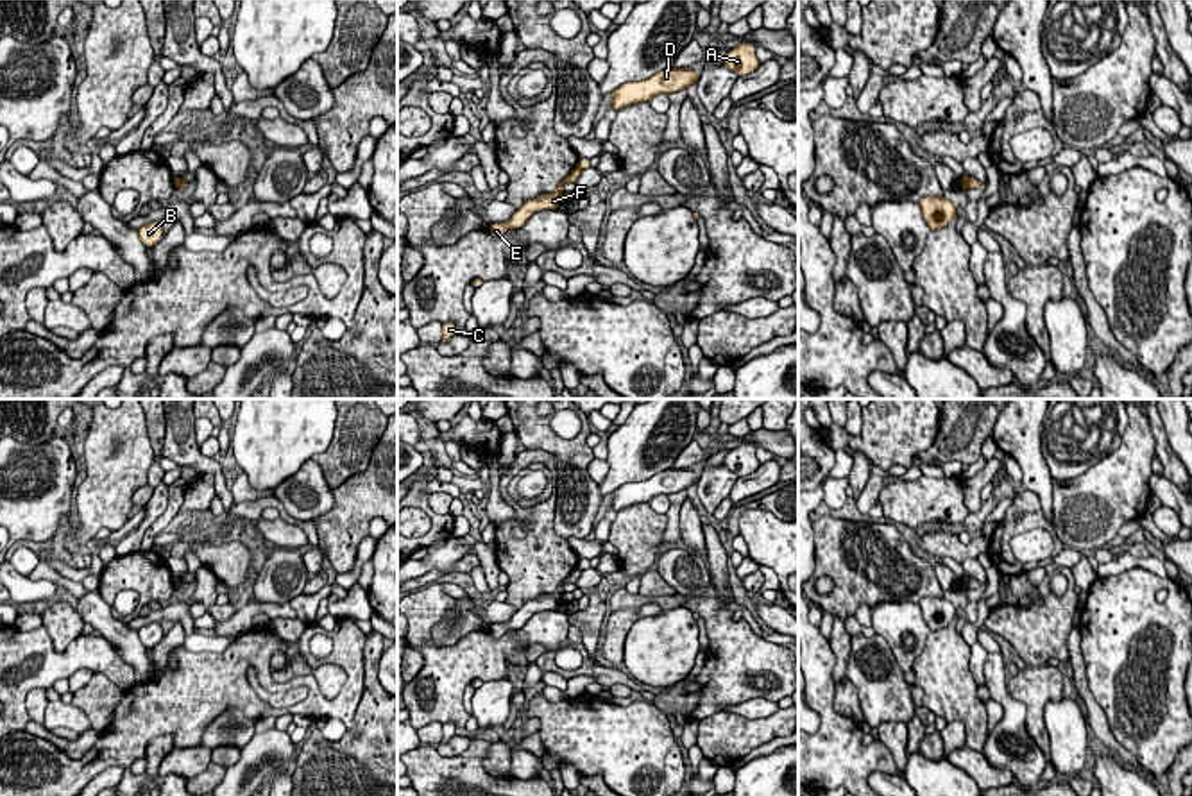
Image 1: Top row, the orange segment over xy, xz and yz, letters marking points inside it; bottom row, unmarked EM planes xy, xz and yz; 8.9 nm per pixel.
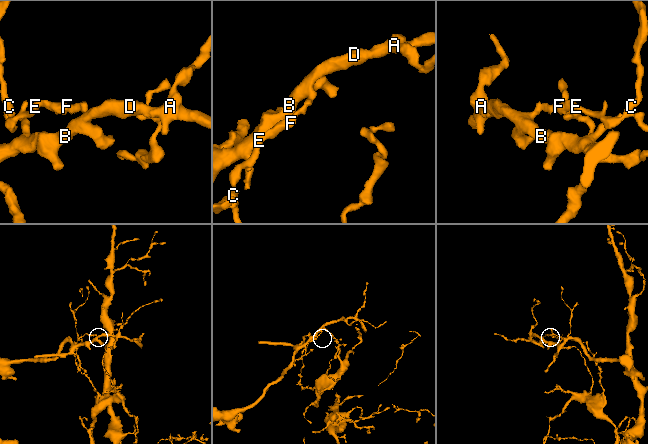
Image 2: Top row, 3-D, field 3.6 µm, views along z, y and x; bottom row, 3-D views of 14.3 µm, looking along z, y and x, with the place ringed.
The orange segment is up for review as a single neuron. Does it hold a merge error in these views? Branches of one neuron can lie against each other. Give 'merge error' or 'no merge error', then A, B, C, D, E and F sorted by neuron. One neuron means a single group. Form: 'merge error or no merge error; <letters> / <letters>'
merge error; A B D / C E F

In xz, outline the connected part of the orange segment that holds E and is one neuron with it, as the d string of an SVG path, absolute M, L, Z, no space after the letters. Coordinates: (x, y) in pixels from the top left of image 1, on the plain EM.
M576 567L566 580L562 580L553 594L539 596L537 599L532 599L524 603L512 619L505 624L494 622L489 626L489 631L494 639L499 639L505 635L508 630L519 630L526 624L526 621L541 610L557 610L560 605L560 597L564 594L564 585L566 583L576 583L580 578L582 571Z

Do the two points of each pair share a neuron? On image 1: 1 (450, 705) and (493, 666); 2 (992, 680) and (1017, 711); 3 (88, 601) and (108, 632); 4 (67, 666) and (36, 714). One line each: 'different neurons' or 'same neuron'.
1: same neuron
2: same neuron
3: same neuron
4: different neurons

